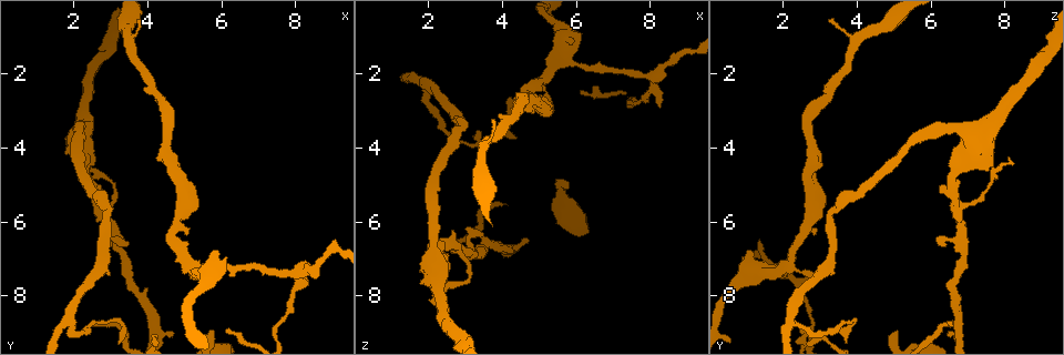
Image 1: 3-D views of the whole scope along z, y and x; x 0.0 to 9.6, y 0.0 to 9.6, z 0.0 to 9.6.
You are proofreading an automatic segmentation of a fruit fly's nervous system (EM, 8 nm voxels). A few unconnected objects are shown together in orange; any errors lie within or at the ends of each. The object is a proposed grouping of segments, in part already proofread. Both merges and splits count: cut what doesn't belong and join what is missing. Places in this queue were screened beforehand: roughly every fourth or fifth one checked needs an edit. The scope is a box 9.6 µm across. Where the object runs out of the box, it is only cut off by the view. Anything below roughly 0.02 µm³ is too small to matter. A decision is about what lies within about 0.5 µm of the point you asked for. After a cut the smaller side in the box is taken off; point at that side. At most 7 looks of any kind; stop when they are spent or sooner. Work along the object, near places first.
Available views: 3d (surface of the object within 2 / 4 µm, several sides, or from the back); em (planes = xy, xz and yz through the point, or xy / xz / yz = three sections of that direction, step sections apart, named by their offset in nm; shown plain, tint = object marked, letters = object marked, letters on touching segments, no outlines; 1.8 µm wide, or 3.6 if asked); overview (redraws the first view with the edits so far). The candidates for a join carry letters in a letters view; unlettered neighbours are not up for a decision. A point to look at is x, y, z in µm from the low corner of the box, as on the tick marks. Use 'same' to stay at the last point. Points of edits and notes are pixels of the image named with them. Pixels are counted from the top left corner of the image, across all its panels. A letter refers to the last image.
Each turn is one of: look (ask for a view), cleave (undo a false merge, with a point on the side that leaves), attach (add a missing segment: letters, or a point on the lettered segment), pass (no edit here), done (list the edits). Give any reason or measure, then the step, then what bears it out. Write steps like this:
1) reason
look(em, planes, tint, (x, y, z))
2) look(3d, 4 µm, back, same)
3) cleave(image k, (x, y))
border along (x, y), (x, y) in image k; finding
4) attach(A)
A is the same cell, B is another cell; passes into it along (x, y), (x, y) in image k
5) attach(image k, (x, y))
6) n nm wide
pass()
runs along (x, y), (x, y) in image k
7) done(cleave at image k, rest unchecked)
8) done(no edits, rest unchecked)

abrupt turn
look(3d, 4 µm, (5.70, 7.25, 1.40))

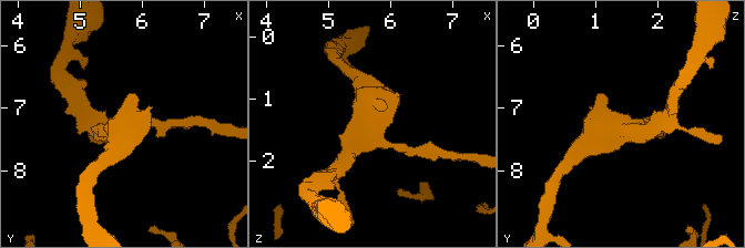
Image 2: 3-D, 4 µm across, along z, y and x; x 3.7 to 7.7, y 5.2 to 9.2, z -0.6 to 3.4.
now the EM
look(em, 3.6 µm, planes, tint, (5.65, 7.35, 1.40))

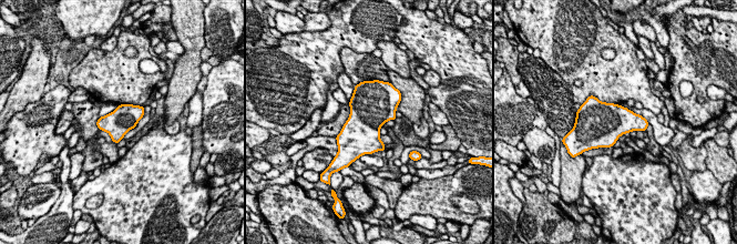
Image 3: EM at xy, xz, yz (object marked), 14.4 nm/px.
look(em, 3.6 µm, planes, letters, same)

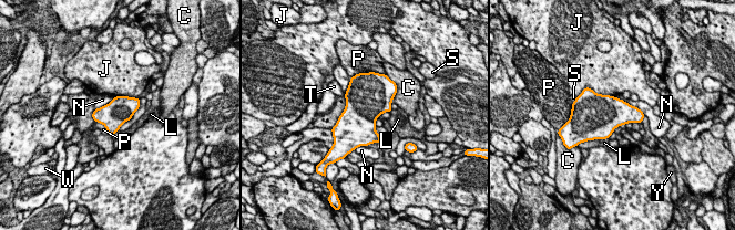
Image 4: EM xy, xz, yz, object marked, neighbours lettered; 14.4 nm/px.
pass()
C, J, L, N, P, S, T, W and Y are other cells; border along (614, 96), (636, 106), (644, 115) in image 4; continuous, no second neuron

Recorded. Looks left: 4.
an open end
look(em, planes, letters, (8.35, 7.60, 2.85))

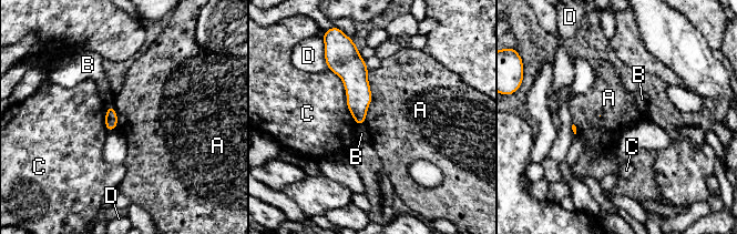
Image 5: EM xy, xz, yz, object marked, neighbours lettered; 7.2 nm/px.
C touches over 460 nm
pass()
A, B, C and D are other cells; border along (369, 69), (371, 101), (362, 124) in image 5; none of them fits

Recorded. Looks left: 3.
branch stops here
look(3d, 2 µm, (5.85, 8.95, 5.05))

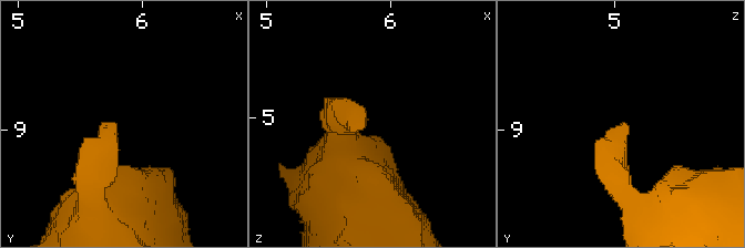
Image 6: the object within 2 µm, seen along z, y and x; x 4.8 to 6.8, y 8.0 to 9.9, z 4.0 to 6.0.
now the EM
look(em, planes, letters, (5.78, 8.96, 5.08))

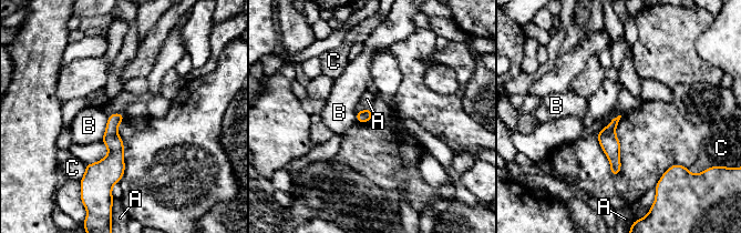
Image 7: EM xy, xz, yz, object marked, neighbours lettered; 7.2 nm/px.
pass()
A, B and C are other cells; runs along (615, 121), (610, 128), (614, 172) in image 7; none of them fits

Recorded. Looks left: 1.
done(no edits, rest unchecked)

